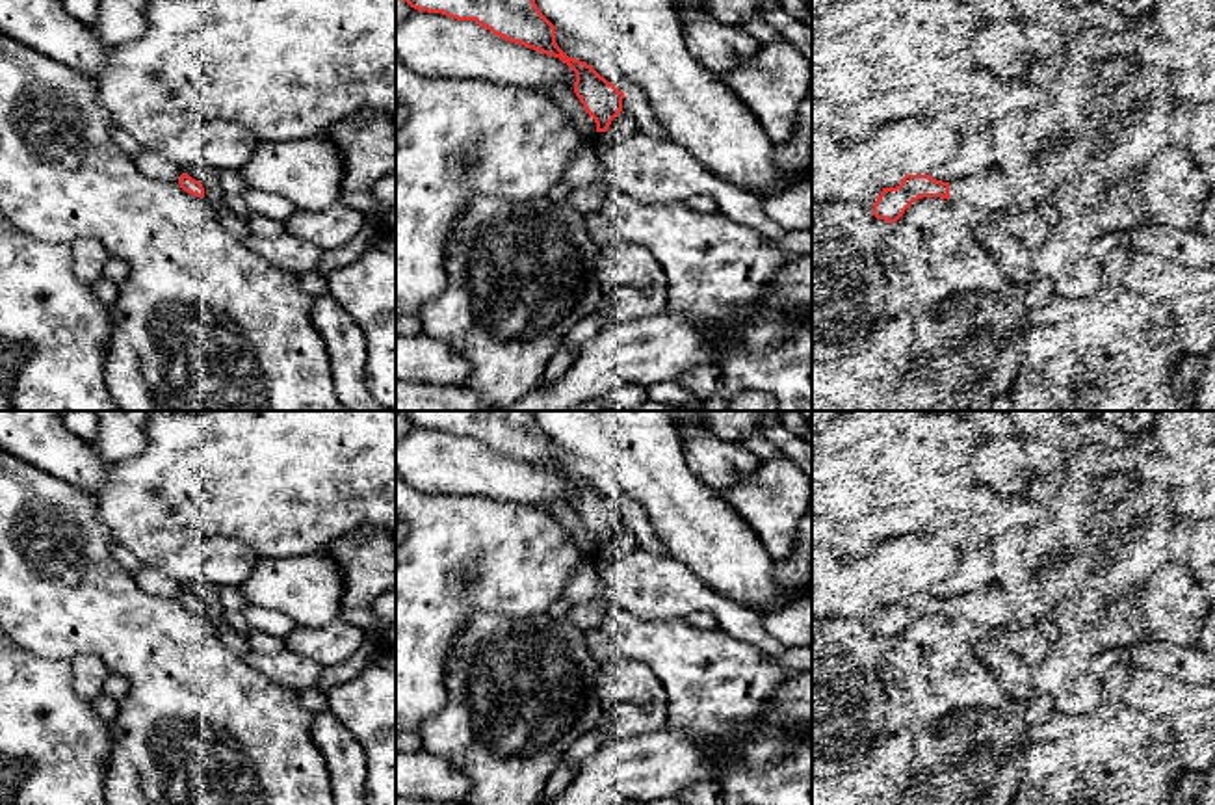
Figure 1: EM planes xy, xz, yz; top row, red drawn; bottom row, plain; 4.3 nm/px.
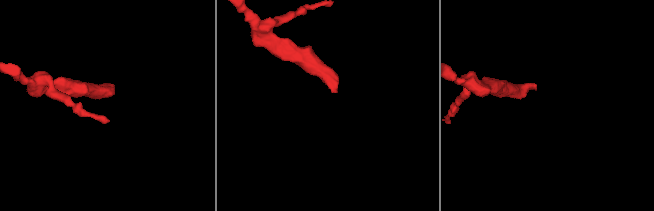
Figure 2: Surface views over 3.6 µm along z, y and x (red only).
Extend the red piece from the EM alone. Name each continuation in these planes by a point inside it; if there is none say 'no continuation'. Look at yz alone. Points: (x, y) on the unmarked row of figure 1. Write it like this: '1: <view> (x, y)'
1: yz (985, 603)

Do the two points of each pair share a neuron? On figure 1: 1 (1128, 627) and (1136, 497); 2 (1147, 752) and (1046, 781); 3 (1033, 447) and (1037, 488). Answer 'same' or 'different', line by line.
1: same
2: same
3: different

